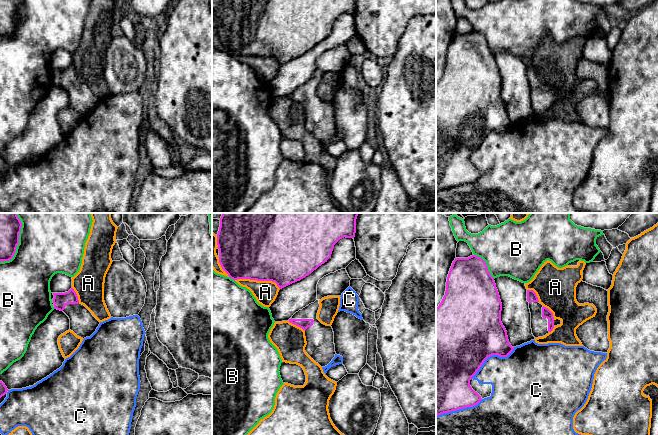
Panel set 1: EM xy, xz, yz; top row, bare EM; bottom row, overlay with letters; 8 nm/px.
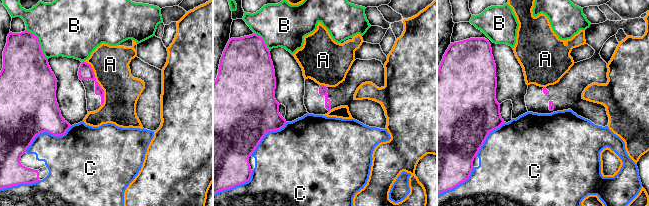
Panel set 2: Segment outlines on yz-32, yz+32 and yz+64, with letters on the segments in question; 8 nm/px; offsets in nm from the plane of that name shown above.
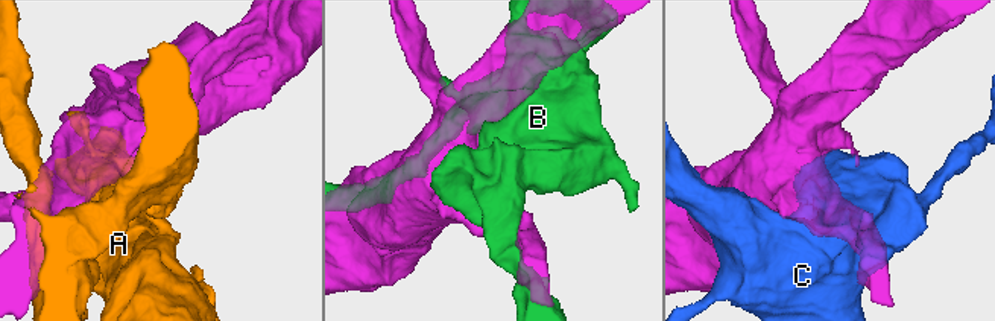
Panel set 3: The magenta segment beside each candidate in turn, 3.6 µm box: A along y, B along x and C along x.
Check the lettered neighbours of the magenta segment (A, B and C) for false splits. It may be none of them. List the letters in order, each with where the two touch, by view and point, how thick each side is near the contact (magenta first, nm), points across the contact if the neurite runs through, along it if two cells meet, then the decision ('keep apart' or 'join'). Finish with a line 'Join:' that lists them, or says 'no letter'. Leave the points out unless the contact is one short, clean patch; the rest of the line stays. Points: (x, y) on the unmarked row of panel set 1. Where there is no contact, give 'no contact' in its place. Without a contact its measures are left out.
A: meets magenta in xz at (258, 56); 460 nm thick on the magenta side, 190 nm on the other; keep apart
B: meets magenta in xy at (16, 23); 160 nm thick on the magenta side, 420 nm on the other; keep apart
C: meets magenta in yz at (491, 131); 500 nm thick on the magenta side, 360 nm on the other; keep apart
Join: no letter

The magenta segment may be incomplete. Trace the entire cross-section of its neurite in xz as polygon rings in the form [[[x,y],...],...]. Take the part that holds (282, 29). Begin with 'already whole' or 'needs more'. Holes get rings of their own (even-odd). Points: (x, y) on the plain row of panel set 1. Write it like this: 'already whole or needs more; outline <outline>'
already whole; outline [[[220,0],[219,39],[233,56],[272,57],[282,65],[327,38],[334,21],[355,9],[356,0]]]

